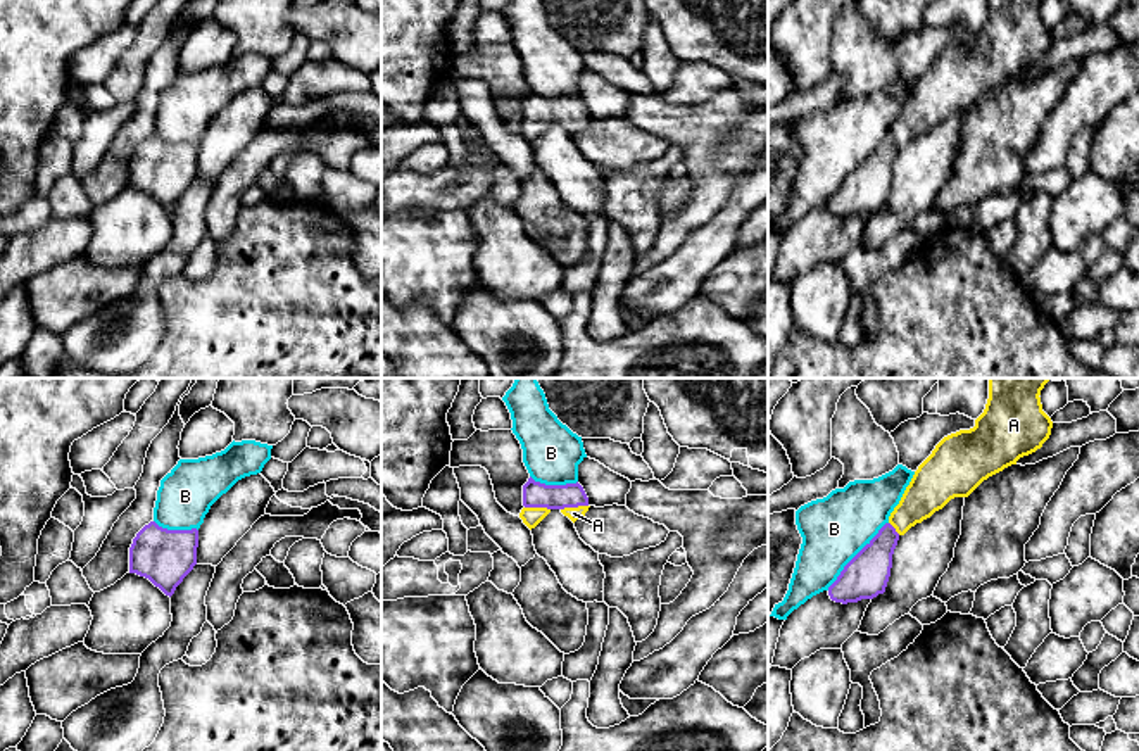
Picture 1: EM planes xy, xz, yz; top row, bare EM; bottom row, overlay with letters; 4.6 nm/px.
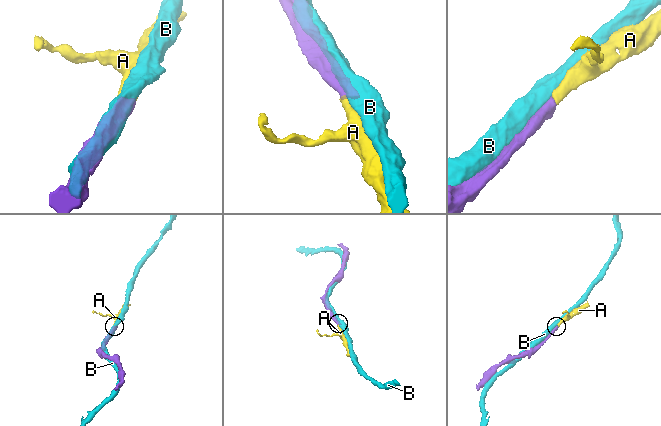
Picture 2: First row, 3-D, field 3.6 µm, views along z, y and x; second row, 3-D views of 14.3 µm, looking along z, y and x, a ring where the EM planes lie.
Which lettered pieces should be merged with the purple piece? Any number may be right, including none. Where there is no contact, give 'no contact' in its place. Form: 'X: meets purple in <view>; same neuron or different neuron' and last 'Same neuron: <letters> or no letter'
A: meets purple in xz; same neuron
B: meets purple in yz; different neuron
Same neuron: A

